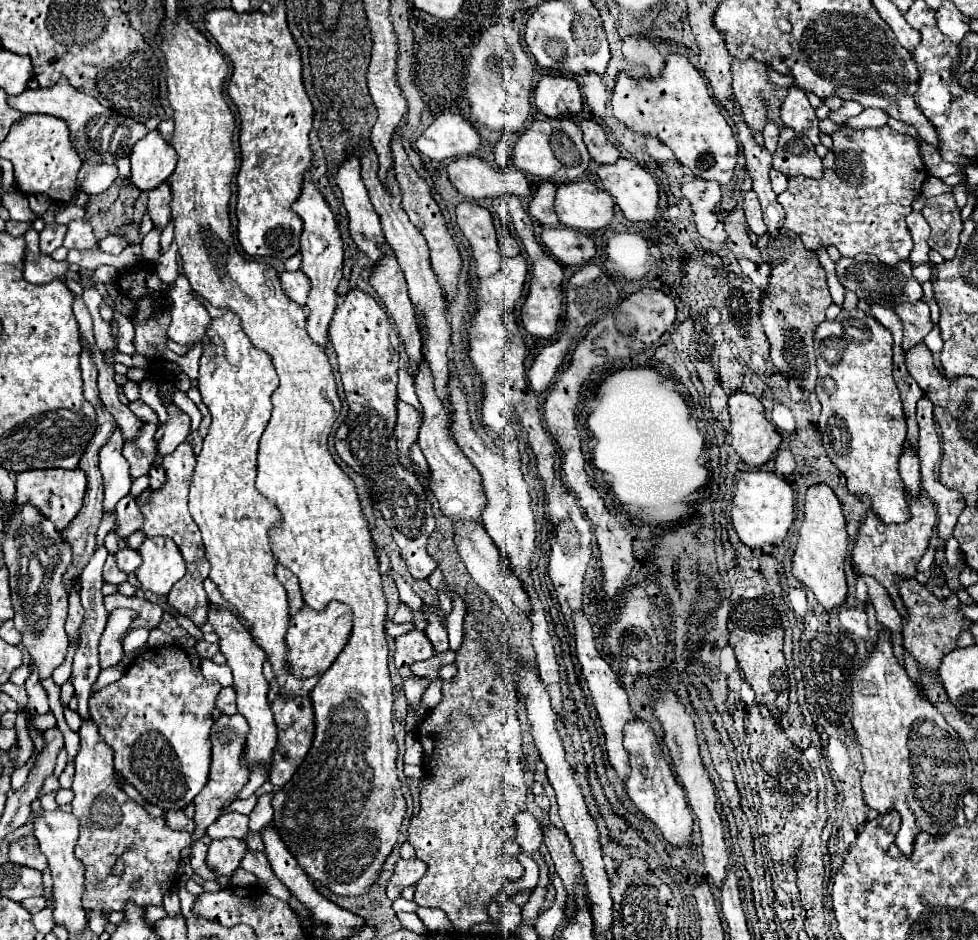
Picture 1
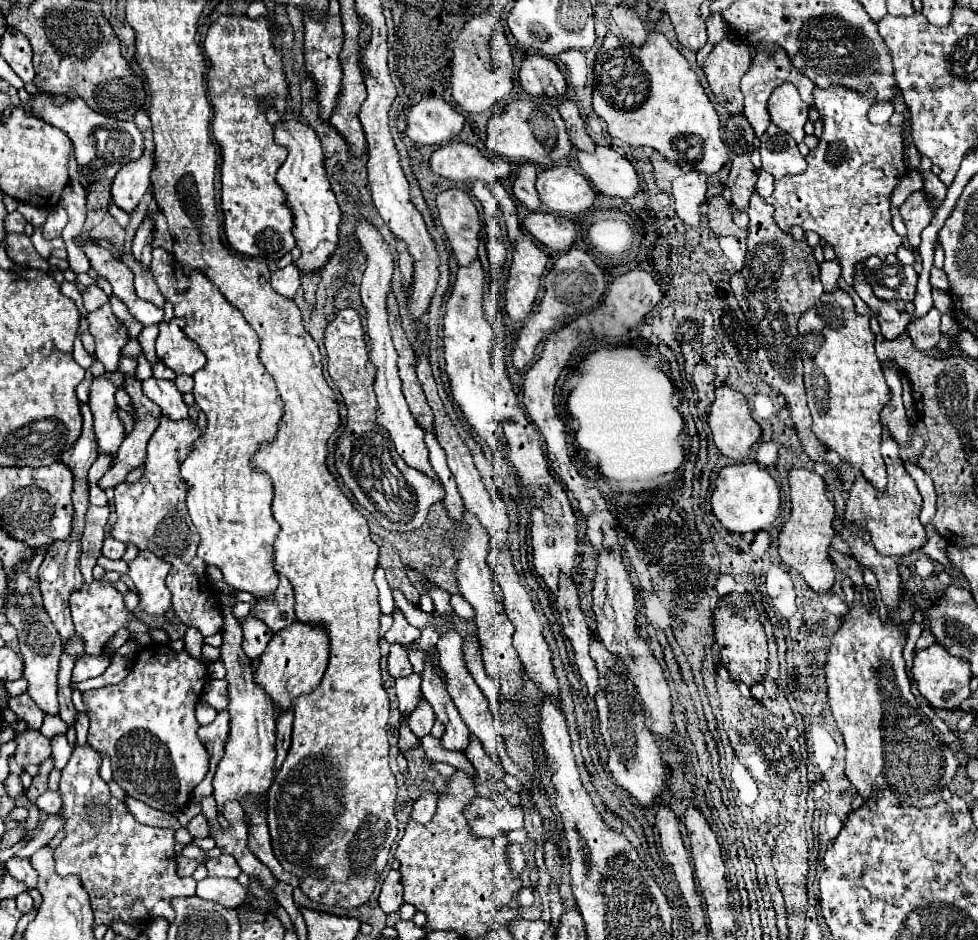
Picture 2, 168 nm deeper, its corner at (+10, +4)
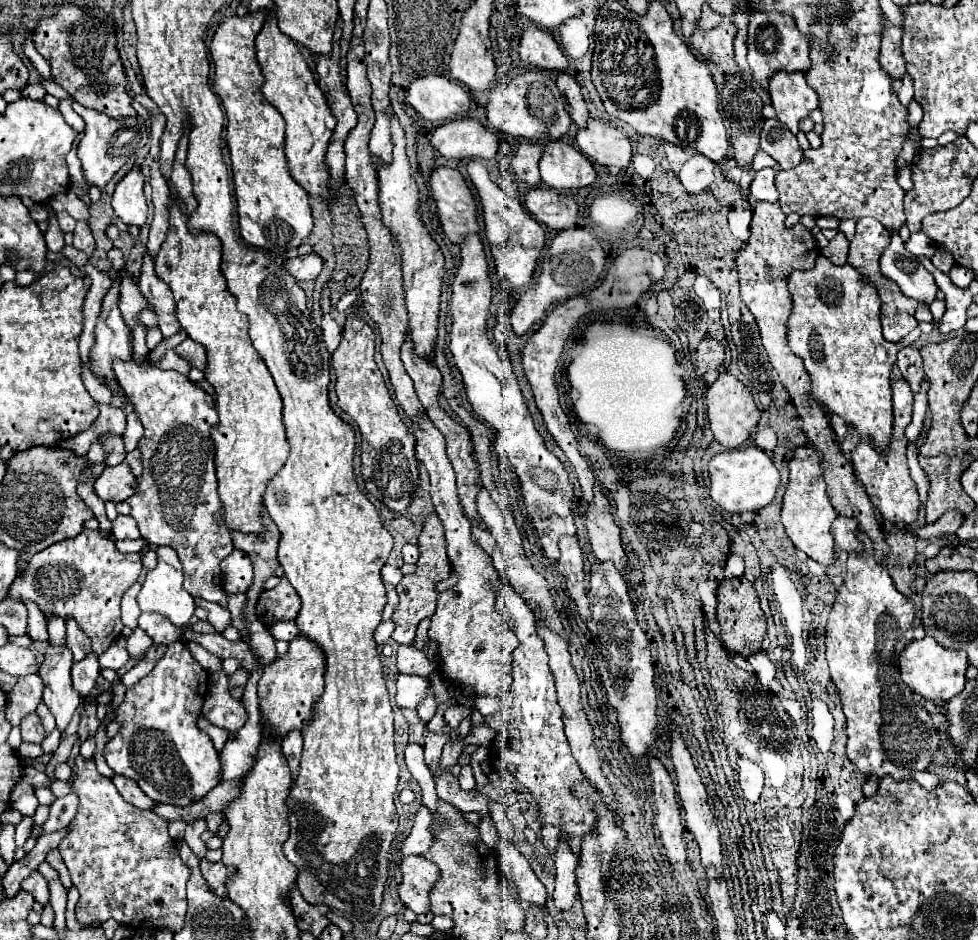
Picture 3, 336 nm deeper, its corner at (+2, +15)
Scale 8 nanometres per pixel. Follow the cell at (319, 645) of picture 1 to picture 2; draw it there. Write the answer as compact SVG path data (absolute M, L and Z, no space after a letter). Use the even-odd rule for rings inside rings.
M296 621L290 627L278 631L268 643L266 651L260 657L260 665L256 669L256 683L260 683L266 689L266 693L280 709L288 709L292 707L292 701L298 695L310 693L314 687L318 687L328 665L328 655L330 655L328 649L330 641L322 625Z

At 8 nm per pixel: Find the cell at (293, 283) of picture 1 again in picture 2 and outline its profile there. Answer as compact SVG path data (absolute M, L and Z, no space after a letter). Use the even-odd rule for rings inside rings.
M288 265L284 269L278 269L276 273L272 273L272 287L274 291L278 291L280 295L292 299L294 293L300 287L300 273L294 265Z

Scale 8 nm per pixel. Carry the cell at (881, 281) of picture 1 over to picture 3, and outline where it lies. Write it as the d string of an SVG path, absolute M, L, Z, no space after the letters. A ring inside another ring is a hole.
M892 232L892 242L882 254L880 268L882 274L890 276L890 280L894 280L906 296L922 304L932 304L936 300L938 286L932 274L904 248L898 232Z

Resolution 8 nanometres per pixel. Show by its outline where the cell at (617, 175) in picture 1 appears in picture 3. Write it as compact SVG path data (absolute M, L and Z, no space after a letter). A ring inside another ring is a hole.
M588 118L588 126L578 130L576 142L588 158L602 166L626 168L632 158L630 140L620 130L602 120Z

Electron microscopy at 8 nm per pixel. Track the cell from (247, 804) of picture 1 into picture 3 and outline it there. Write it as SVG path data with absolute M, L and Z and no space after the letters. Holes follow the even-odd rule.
M200 818L200 820L194 820L194 822L190 822L188 826L186 826L186 830L184 830L184 842L200 856L200 858L204 858L204 854L206 854L206 846L204 846L204 842L200 840L200 834L206 830L206 822Z

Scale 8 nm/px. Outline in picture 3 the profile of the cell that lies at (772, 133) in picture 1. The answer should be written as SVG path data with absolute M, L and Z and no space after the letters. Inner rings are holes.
M748 10L748 64L754 72L754 78L758 84L762 84L764 90L768 90L768 78L778 72L796 72L806 70L810 66L808 58L808 40L802 36L802 32L796 28L792 16L786 16L782 12L760 12L760 10Z

